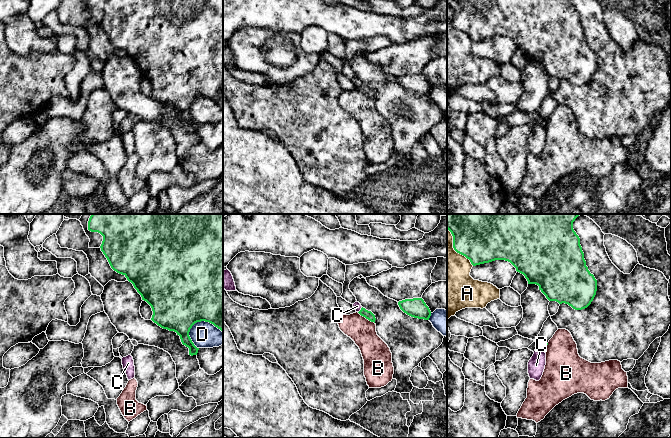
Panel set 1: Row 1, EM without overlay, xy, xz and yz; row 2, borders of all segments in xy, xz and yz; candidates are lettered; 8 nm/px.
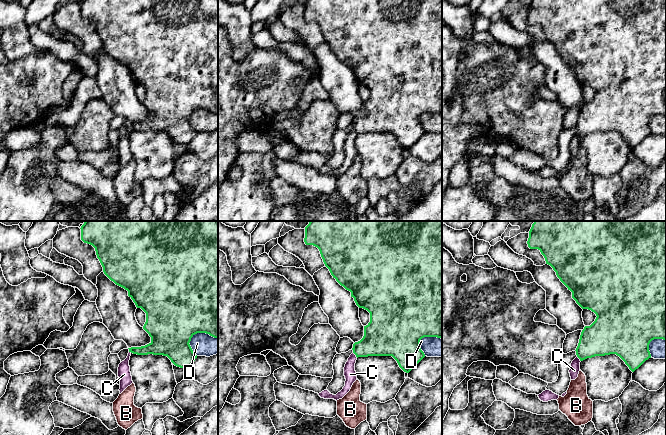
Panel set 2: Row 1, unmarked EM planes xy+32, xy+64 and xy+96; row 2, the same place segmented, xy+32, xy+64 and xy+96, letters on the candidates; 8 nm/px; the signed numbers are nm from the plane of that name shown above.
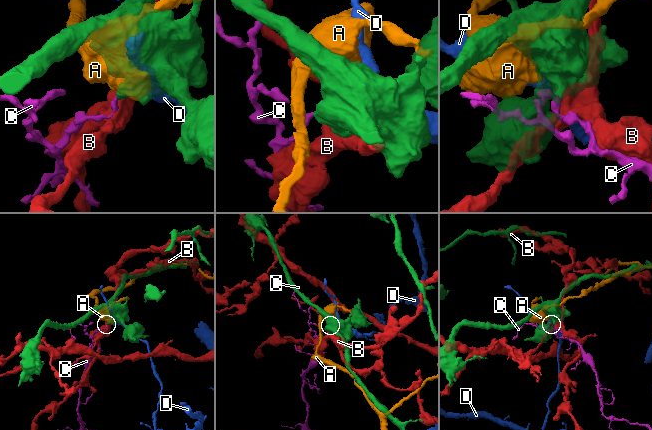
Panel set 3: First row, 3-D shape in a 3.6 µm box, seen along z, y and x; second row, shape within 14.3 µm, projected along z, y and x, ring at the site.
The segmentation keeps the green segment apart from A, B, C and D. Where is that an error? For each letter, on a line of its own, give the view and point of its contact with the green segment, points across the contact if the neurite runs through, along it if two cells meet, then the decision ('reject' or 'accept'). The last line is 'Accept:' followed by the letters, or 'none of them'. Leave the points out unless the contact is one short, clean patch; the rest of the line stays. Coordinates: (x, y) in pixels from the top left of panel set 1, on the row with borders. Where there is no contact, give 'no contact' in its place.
A: yz (454, 249) | reject
B: xz (366, 318) | reject
C: xz (360, 310) | along xz (362, 307), (358, 312) | reject
D: xy (202, 320) | reject
Accept: none of them

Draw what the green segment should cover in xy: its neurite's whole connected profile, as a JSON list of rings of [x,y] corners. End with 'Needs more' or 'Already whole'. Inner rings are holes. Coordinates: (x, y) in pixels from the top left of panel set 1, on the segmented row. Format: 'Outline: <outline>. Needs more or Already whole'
Outline: [[[92,214],[88,221],[88,230],[103,236],[100,248],[111,268],[124,275],[141,295],[142,300],[151,306],[151,320],[154,323],[180,336],[182,344],[189,348],[189,355],[197,355],[199,350],[189,336],[190,329],[195,323],[209,322],[223,332],[223,214]]]. Already whole

